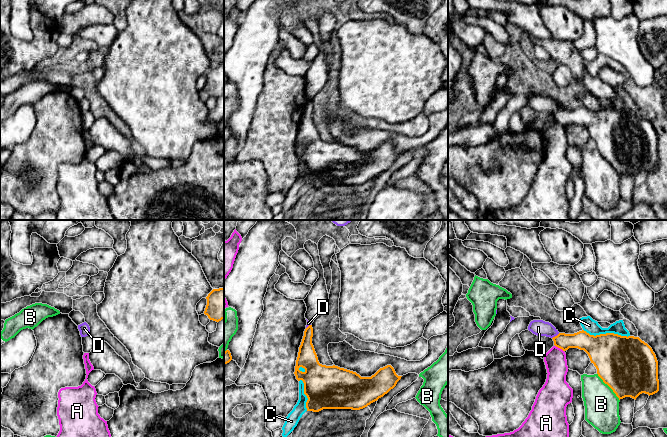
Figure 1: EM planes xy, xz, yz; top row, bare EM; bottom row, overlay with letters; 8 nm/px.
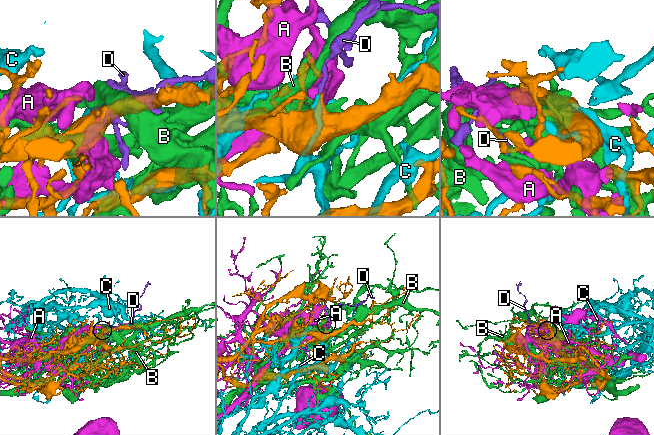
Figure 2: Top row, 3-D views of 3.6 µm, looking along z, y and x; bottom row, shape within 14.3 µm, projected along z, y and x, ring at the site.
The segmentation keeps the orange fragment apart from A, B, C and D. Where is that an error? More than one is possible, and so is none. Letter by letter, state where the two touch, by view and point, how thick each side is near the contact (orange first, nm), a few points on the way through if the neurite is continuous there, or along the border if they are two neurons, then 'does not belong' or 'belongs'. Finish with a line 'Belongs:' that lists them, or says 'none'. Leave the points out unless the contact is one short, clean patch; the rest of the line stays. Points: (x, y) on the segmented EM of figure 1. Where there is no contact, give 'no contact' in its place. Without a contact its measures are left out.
A: meets orange in yz at (559, 347); 150 nm thick on the orange side, 180 nm on the other; does not belong
B: meets orange in yz at (609, 386); 460 nm thick on the orange side, 280 nm on the other; does not belong
C: meets orange in yz at (606, 333); 400 nm thick on the orange side, 120 nm on the other; does not belong
D: meets orange in yz at (555, 336); 150 nm thick on the orange side, 130 nm on the other; border along yz (559, 333), (552, 338); does not belong
Belongs: none

